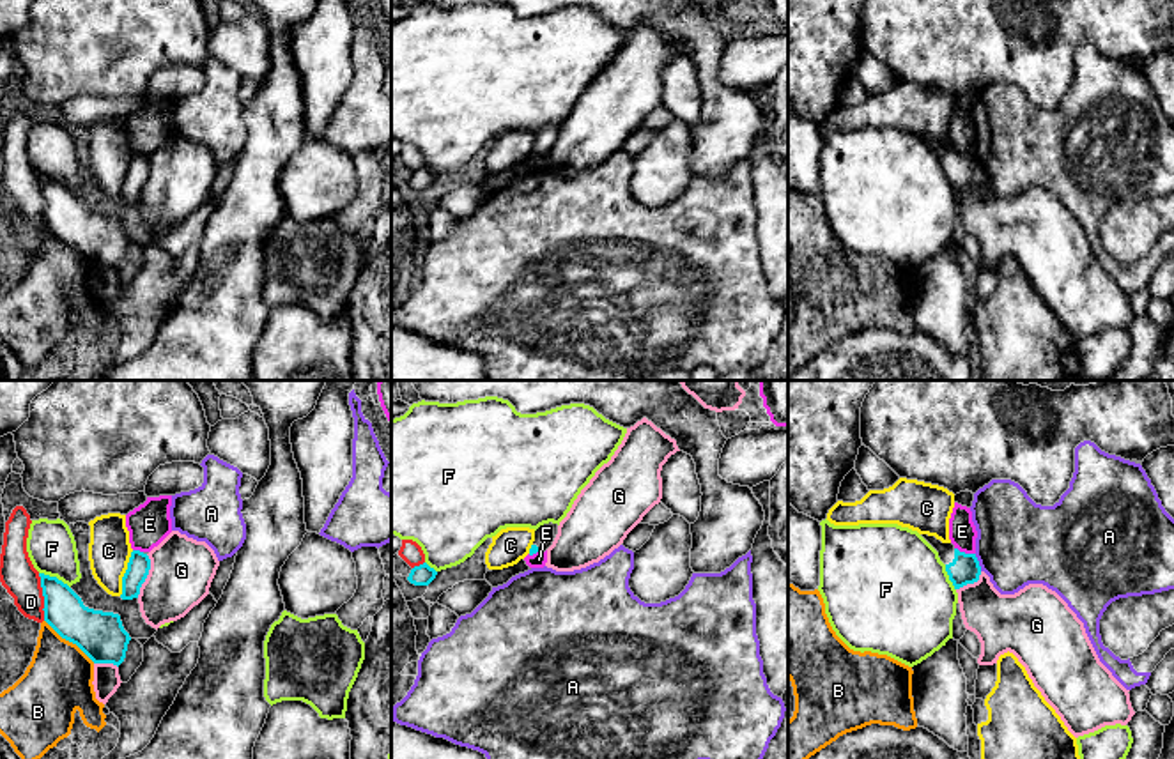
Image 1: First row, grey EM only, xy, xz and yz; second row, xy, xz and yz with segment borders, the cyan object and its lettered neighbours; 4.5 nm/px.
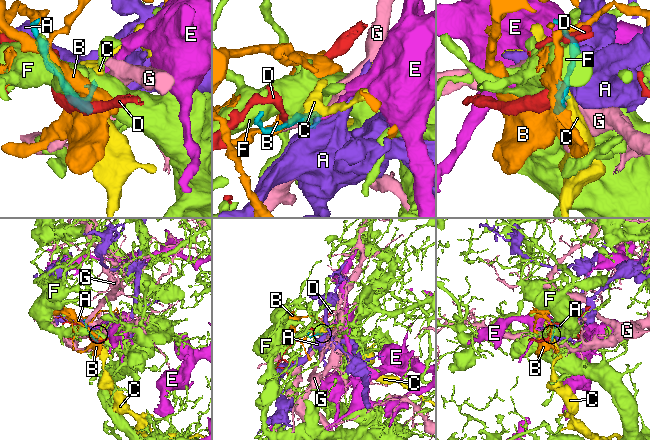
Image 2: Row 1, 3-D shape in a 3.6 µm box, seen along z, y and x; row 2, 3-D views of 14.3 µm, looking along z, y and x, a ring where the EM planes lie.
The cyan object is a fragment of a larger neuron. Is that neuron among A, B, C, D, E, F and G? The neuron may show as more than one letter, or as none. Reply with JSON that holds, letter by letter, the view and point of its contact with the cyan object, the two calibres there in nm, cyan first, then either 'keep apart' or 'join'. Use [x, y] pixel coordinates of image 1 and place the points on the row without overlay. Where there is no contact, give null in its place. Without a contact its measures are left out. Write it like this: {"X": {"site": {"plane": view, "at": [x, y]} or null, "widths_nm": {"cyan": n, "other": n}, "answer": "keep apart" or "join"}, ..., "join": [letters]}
{"A": {"site": {"plane": "yz", "at": [978, 167]}, "widths_nm": {"cyan": 130, "other": 380}, "answer": "keep apart"}, "B": {"site": {"plane": "xy", "at": [69, 245]}, "widths_nm": {"cyan": 220, "other": 300}, "answer": "keep apart"}, "C": {"site": {"plane": "xy", "at": [124, 177]}, "widths_nm": {"cyan": 100, "other": 190}, "answer": "keep apart"}, "D": {"site": {"plane": "xy", "at": [43, 199]}, "widths_nm": {"cyan": 190, "other": 160}, "answer": "keep apart"}, "E": {"site": {"plane": "yz", "at": [964, 156]}, "widths_nm": {"cyan": 130, "other": 130}, "answer": "keep apart"}, "F": {"site": {"plane": "xy", "at": [55, 181]}, "widths_nm": {"cyan": 190, "other": 220}, "answer": "keep apart"}, "G": {"site": {"plane": "xy", "at": [147, 177]}, "widths_nm": {"cyan": 100, "other": 280}, "answer": "keep apart"}, "join": []}

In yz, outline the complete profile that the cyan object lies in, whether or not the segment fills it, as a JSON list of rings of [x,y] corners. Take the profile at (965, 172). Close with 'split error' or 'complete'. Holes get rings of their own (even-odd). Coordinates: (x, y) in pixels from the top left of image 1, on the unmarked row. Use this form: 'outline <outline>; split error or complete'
outline [[[921,140],[938,156],[954,193],[979,184],[981,170],[976,157],[960,156],[953,147],[942,147],[935,140]]]; split error

